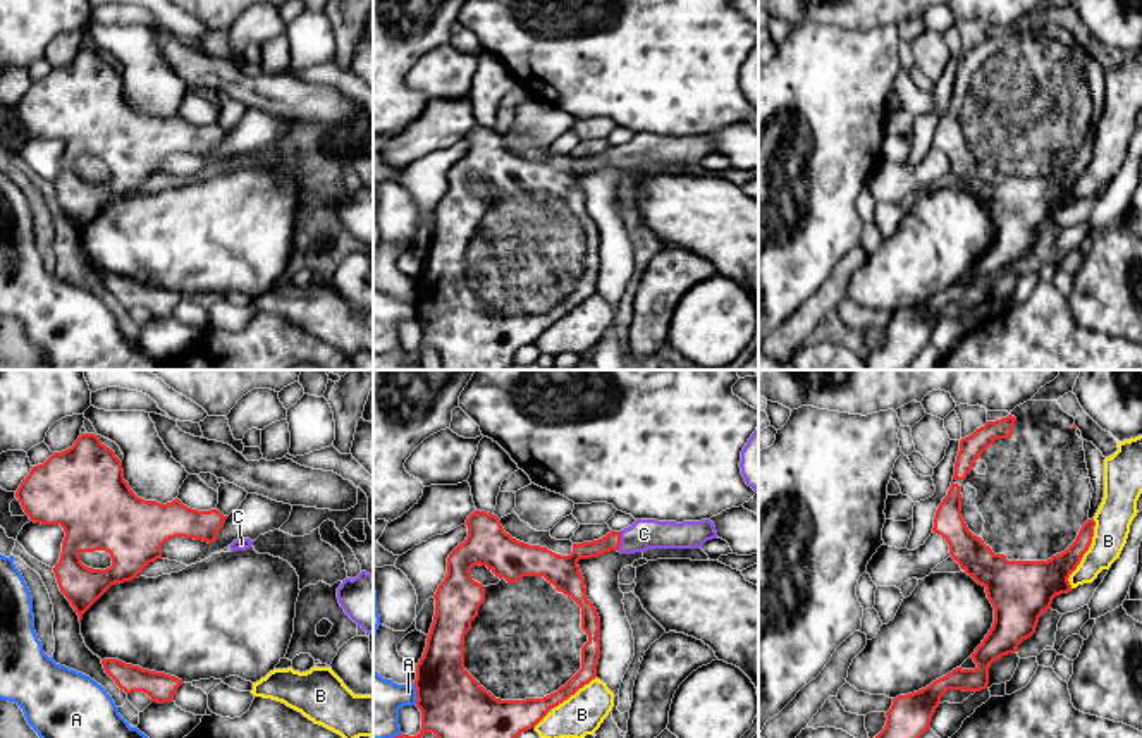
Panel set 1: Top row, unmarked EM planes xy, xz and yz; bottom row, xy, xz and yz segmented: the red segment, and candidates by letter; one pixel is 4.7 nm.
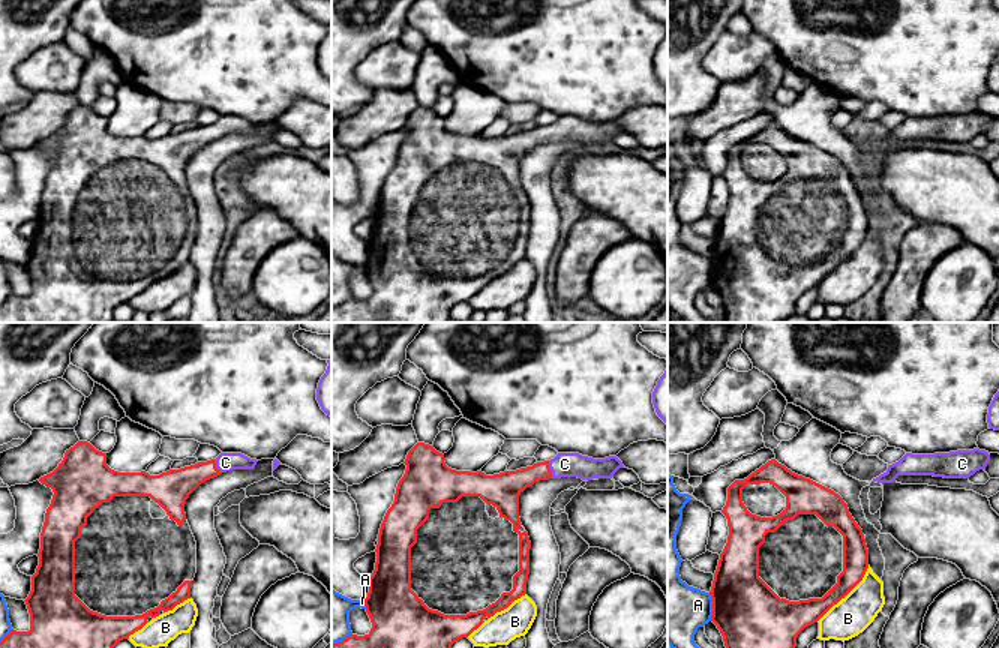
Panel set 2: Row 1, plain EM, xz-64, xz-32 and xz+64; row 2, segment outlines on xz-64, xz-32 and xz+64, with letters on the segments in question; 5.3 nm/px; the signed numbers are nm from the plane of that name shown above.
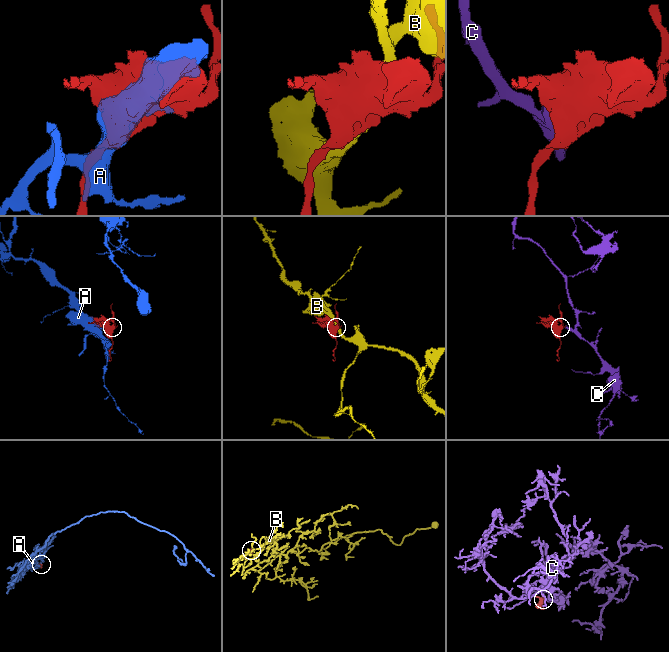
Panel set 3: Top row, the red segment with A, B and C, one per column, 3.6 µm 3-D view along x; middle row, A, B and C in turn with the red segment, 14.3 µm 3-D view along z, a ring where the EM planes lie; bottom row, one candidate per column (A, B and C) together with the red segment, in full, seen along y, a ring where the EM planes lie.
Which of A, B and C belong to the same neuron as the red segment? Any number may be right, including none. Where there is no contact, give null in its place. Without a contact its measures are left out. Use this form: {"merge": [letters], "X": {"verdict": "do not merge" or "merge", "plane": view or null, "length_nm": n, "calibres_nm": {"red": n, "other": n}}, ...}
{"merge": ["C"], "A": {"verdict": "do not merge", "plane": "xz", "length_nm": 110, "calibres_nm": {"red": 320, "other": 240}}, "B": {"verdict": "do not merge", "plane": "yz", "length_nm": 340, "calibres_nm": {"red": 200, "other": 170}}, "C": {"verdict": "merge", "plane": "xz", "length_nm": 100, "calibres_nm": {"red": 80, "other": 140}}}

